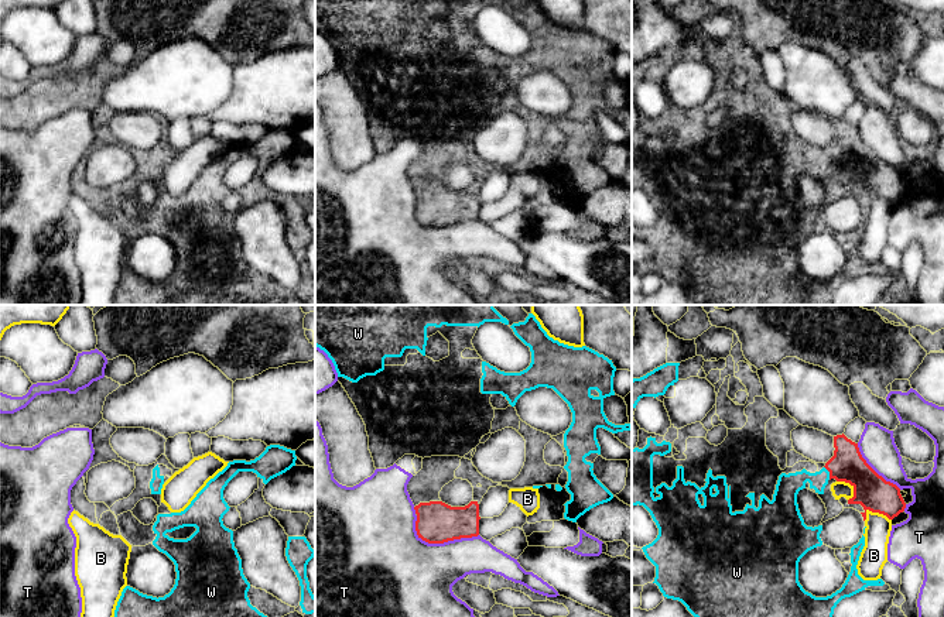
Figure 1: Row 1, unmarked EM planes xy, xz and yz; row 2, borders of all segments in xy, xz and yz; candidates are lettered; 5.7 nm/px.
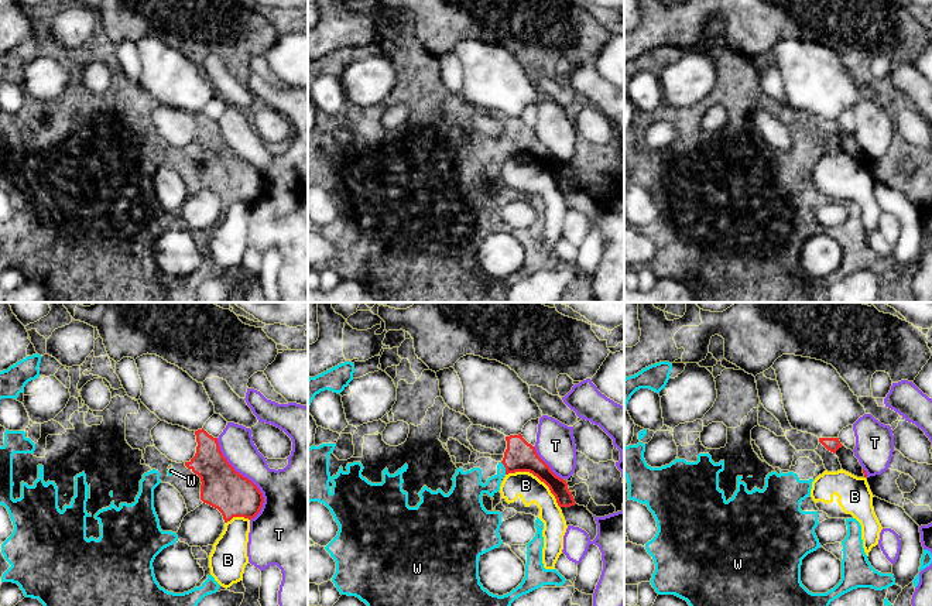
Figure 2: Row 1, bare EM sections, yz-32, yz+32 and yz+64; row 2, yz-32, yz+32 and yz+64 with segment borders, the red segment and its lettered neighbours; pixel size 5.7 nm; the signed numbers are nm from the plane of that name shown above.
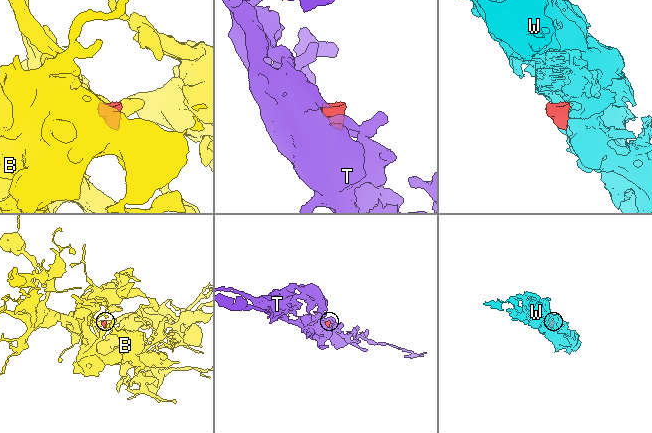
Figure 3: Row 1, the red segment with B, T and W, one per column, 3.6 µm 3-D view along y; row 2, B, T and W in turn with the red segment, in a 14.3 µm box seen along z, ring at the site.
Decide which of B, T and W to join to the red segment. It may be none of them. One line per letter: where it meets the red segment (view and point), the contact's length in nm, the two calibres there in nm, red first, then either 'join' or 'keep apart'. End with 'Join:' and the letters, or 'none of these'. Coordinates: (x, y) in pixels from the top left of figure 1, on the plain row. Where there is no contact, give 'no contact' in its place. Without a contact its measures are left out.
B: yz (878, 195) | 160 nm | 200/150 nm | keep apart
T: xz (441, 226) | 380 nm | 240/420 nm | keep apart
W: yz (830, 157) | 90 nm | 190/130 nm | join
Join: W

